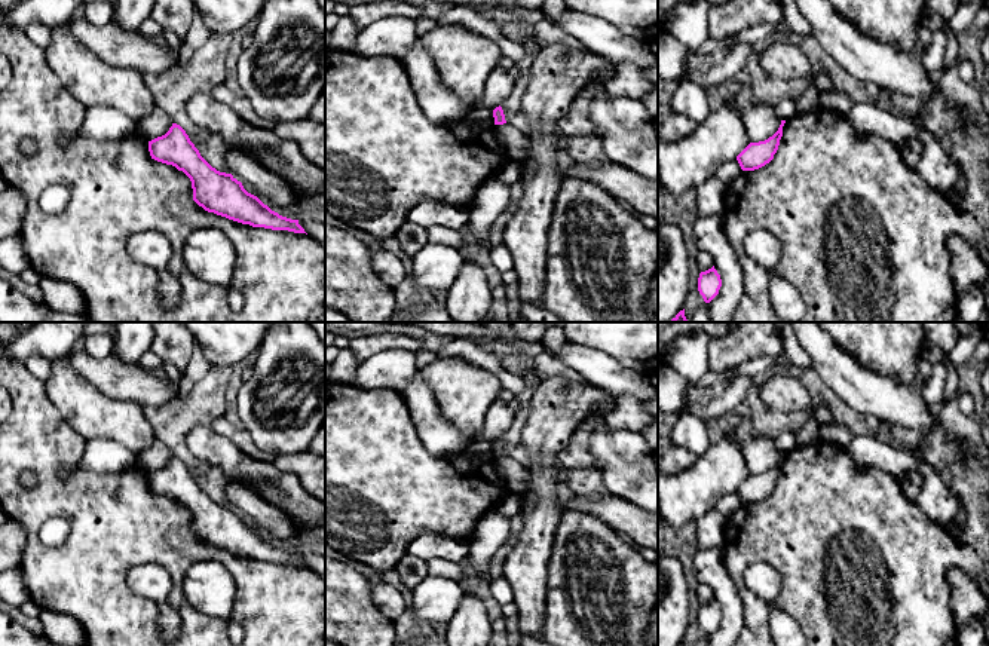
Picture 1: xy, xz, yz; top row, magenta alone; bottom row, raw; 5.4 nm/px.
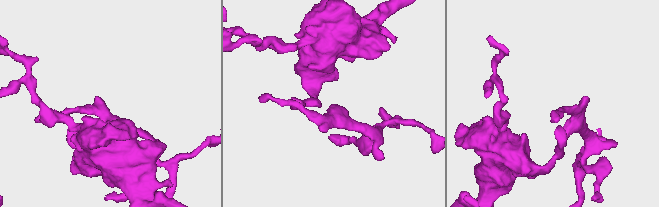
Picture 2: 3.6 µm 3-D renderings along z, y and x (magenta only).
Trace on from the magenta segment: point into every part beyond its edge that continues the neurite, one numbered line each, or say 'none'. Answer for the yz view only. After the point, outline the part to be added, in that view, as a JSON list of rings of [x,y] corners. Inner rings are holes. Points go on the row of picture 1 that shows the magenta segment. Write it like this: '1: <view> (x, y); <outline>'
none

